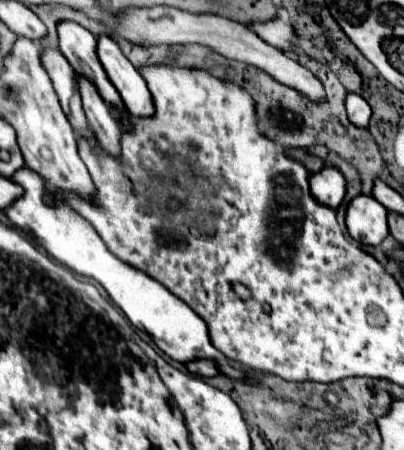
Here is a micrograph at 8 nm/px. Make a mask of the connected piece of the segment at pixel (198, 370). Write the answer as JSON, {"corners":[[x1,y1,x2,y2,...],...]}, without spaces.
{"corners":[[210,359,188,361,188,363,186,363,186,369,188,369,192,375,198,375,198,377,214,377,214,375,218,375,216,363,212,363]]}

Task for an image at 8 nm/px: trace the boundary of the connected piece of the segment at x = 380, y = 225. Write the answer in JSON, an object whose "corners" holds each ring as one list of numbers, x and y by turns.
{"corners":[[358,195,350,201,346,211,346,227,350,235,366,245,378,245,388,235,388,209,372,199,372,195]]}

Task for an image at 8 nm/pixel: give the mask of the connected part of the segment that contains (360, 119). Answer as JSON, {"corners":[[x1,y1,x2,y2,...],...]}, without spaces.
{"corners":[[348,93,346,97,346,111,348,111,348,119,358,125,358,127,368,127,370,121,370,105,364,97,360,97,358,93]]}

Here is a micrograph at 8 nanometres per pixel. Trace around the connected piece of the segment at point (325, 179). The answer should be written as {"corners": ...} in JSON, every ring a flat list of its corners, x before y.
{"corners":[[324,167,322,171,310,175,312,195,330,207,338,207,346,195,346,179,338,167]]}

